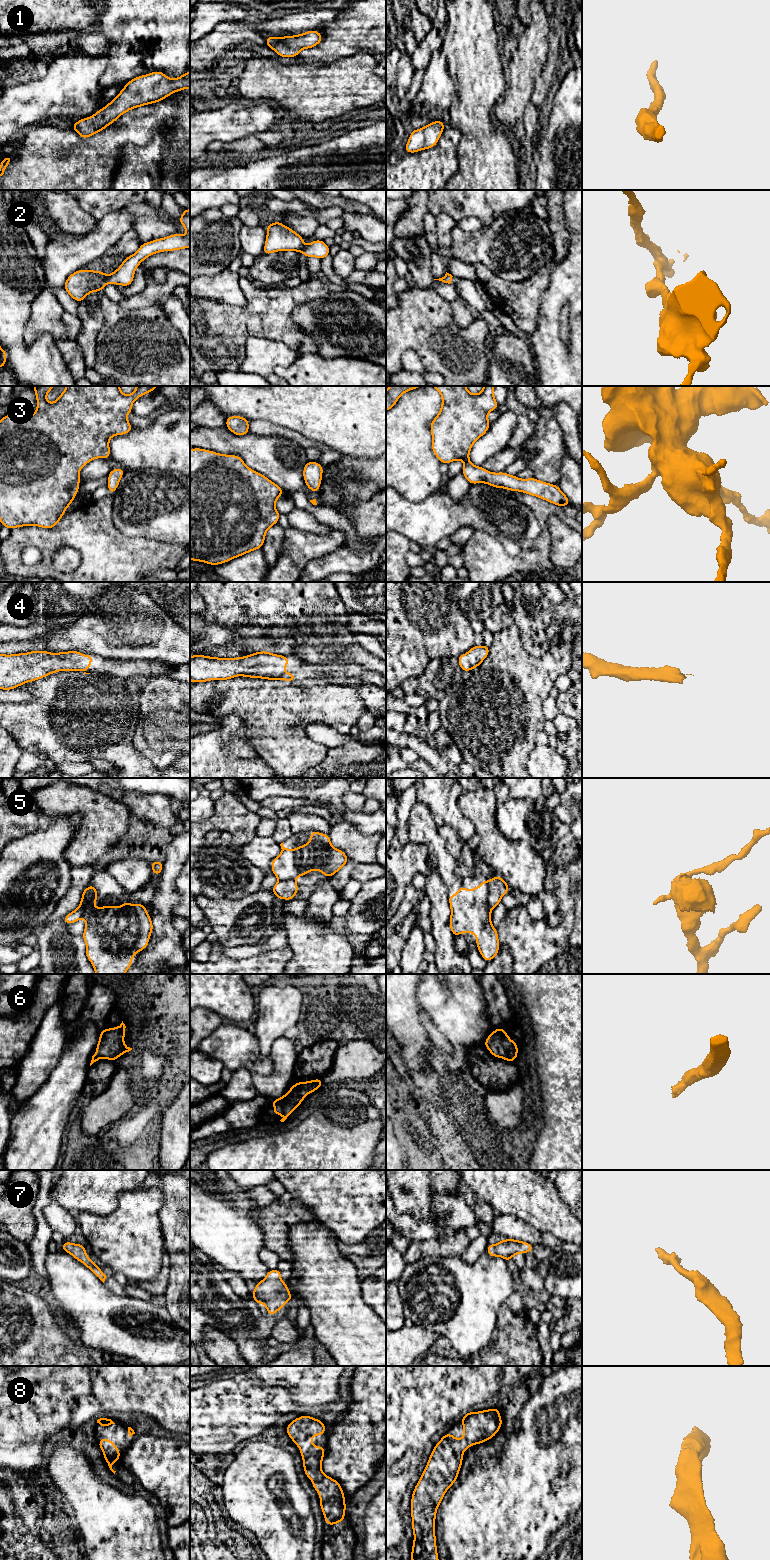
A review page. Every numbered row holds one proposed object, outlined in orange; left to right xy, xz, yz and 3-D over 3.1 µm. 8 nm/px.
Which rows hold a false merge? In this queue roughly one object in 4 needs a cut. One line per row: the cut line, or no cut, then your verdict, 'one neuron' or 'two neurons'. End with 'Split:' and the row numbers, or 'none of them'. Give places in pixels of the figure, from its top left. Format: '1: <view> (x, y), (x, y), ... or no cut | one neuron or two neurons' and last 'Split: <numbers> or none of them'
1: no cut | one neuron
2: xy (107, 276), (108, 282) | two neurons
3: no cut | one neuron
4: no cut | one neuron
5: xy (95, 888), (93, 895), (84, 906), (81, 916) | two neurons
6: no cut | one neuron
7: no cut | one neuron
8: no cut | one neuron
Split: 2, 5

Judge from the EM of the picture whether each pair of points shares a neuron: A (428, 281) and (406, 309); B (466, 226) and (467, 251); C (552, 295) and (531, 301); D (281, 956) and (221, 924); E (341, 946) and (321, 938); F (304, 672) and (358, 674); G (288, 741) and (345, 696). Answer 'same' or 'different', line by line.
A: different
B: different
C: different
D: different
E: same
F: same
G: same

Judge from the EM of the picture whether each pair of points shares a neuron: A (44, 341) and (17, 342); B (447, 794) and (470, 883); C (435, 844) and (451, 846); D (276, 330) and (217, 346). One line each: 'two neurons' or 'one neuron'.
A: one neuron
B: two neurons
C: two neurons
D: one neuron

